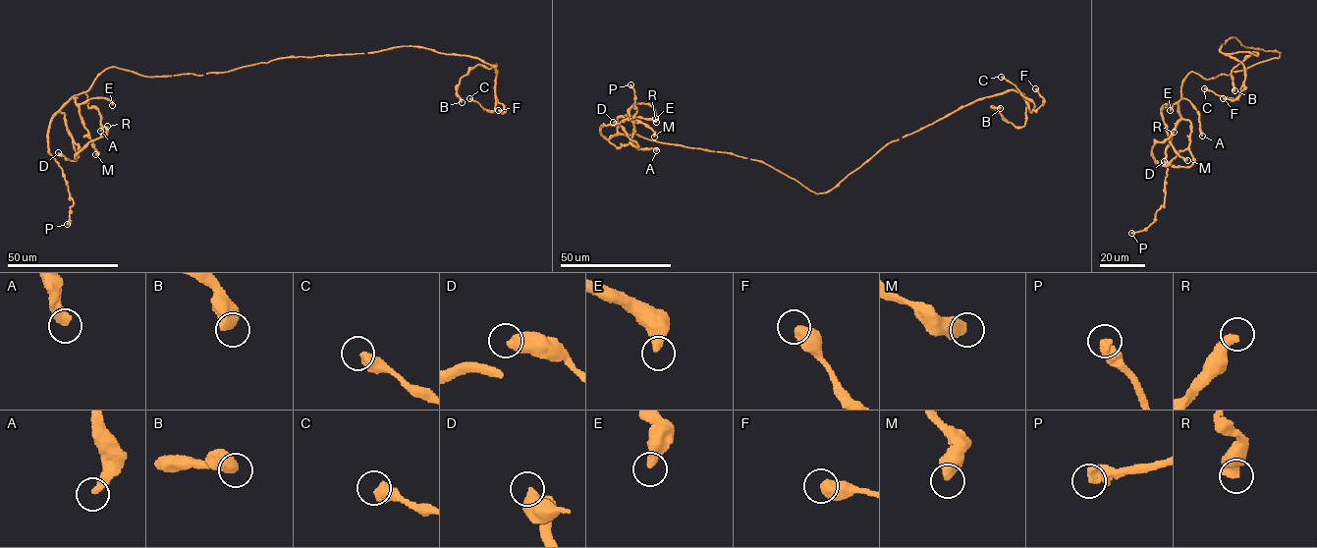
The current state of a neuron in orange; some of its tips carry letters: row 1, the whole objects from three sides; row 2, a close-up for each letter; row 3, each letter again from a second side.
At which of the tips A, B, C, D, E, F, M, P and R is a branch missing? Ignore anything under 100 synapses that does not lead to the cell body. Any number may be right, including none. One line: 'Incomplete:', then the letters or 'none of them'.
Incomplete: none of them

